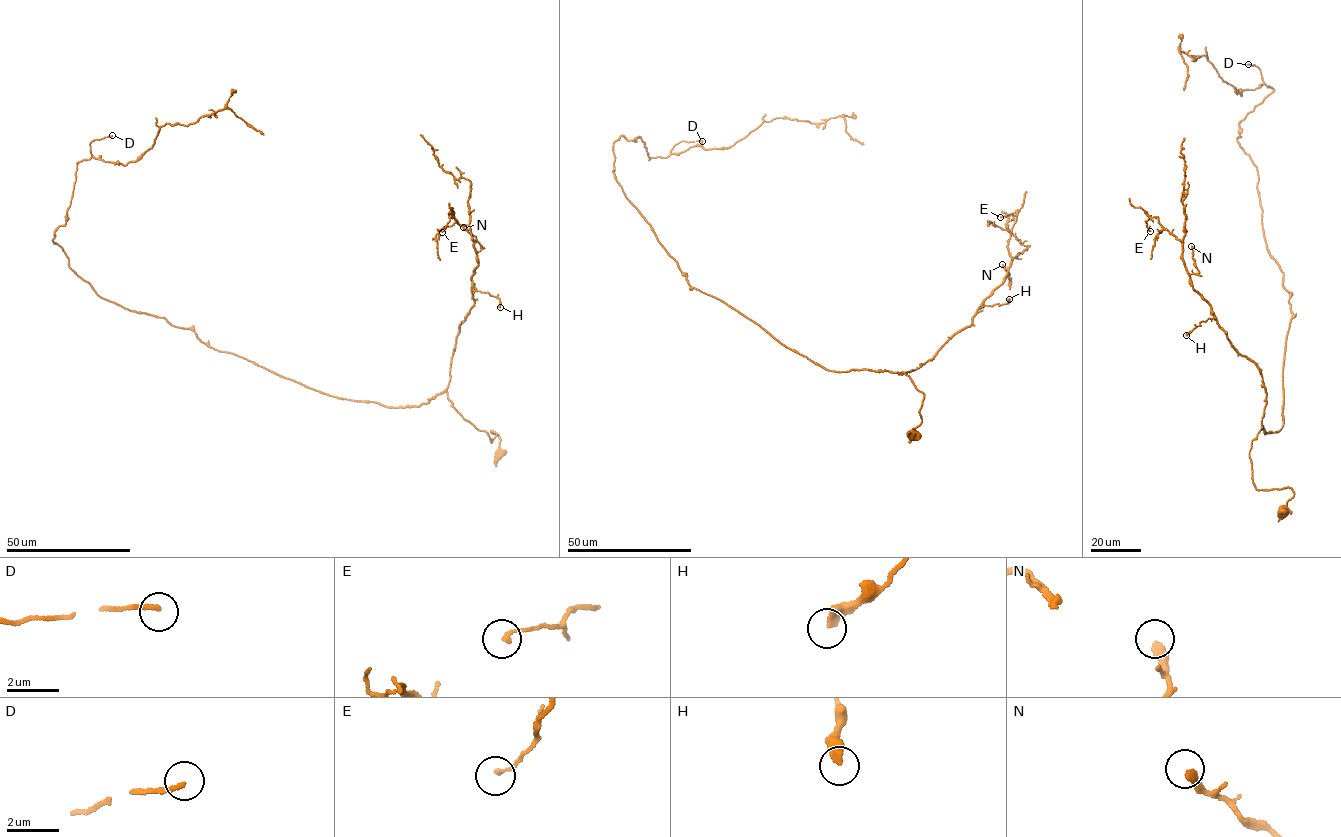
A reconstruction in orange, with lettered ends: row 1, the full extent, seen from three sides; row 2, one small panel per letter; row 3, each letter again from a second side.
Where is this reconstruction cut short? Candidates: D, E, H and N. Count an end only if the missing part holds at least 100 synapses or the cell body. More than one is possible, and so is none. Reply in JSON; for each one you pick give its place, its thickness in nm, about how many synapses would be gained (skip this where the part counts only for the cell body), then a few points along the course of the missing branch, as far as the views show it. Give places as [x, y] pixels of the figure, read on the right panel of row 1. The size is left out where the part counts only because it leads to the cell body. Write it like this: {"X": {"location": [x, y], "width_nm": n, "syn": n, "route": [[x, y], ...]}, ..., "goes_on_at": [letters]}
{"goes_on_at": []}

